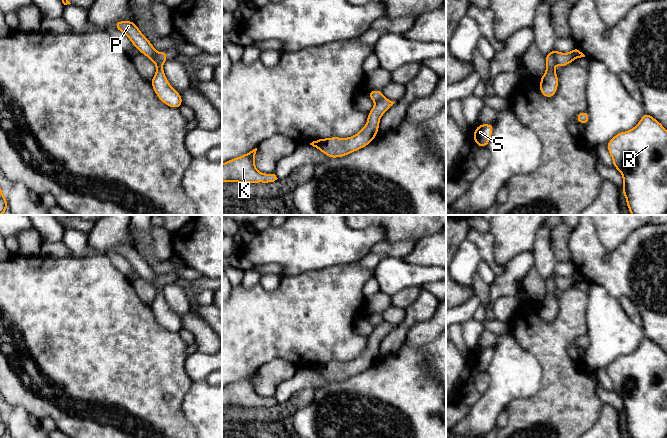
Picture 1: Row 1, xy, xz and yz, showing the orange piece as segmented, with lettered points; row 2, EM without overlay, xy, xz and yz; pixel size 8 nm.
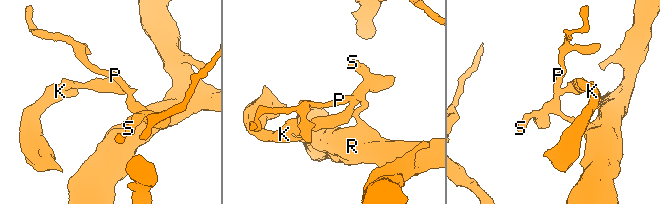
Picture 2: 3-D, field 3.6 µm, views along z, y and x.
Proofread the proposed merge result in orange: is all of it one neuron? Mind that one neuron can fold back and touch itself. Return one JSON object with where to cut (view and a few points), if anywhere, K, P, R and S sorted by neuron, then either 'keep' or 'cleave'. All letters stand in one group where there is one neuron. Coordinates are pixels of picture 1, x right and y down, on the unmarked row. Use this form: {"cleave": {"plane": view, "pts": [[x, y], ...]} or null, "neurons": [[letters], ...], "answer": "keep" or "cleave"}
{"cleave": {"plane": "xy", "pts": [[156, 276], [155, 283], [162, 289]]}, "neurons": [["K"], ["P", "R", "S"]], "answer": "cleave"}

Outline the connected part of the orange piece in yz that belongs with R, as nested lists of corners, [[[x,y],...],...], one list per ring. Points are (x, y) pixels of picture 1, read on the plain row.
[[[644,337],[634,352],[619,356],[606,370],[611,378],[613,390],[623,400],[622,415],[631,438],[667,438],[667,354],[663,349]]]

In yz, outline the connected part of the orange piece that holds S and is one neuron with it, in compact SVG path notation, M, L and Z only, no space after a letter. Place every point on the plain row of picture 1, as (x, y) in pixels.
M480 348L473 356L473 364L478 371L487 371L494 348Z

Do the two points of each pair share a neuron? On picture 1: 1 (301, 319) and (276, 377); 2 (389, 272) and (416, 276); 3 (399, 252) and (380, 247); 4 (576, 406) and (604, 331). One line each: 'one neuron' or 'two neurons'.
1: two neurons
2: one neuron
3: one neuron
4: two neurons

